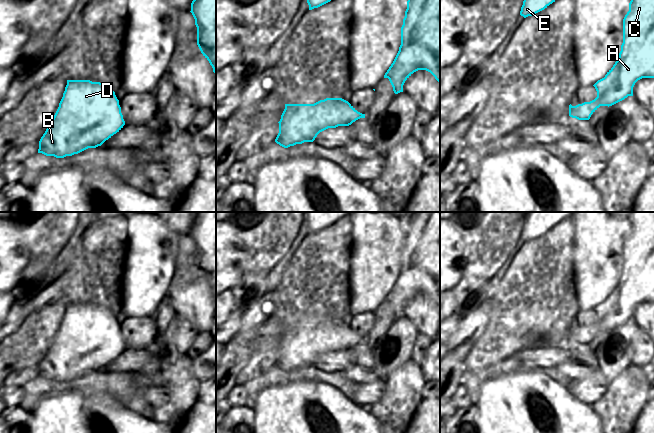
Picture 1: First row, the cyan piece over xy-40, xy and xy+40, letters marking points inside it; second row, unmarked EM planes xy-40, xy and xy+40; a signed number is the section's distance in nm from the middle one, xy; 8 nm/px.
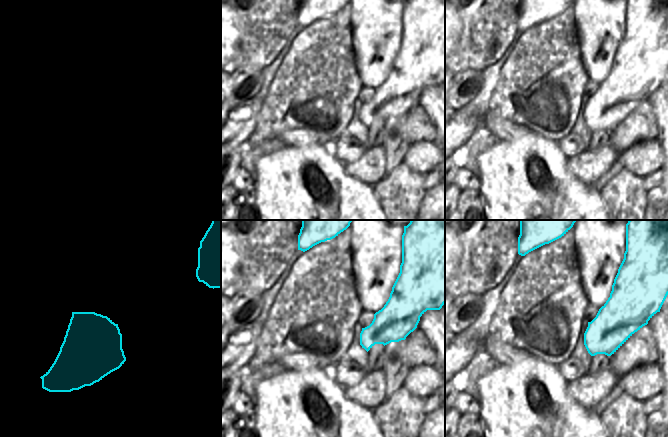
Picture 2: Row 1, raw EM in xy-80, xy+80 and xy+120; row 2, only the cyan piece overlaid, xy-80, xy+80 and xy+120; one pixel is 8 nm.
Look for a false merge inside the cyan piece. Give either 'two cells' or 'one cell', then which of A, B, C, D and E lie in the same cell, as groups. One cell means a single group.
one cell | A B C D E

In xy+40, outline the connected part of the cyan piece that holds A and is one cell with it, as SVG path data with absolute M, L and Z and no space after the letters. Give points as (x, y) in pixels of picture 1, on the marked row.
M631 0L629 11L623 19L623 43L619 57L604 78L593 86L597 97L590 101L569 105L569 116L589 120L600 106L612 106L628 96L633 96L635 83L642 78L654 78L654 0Z

